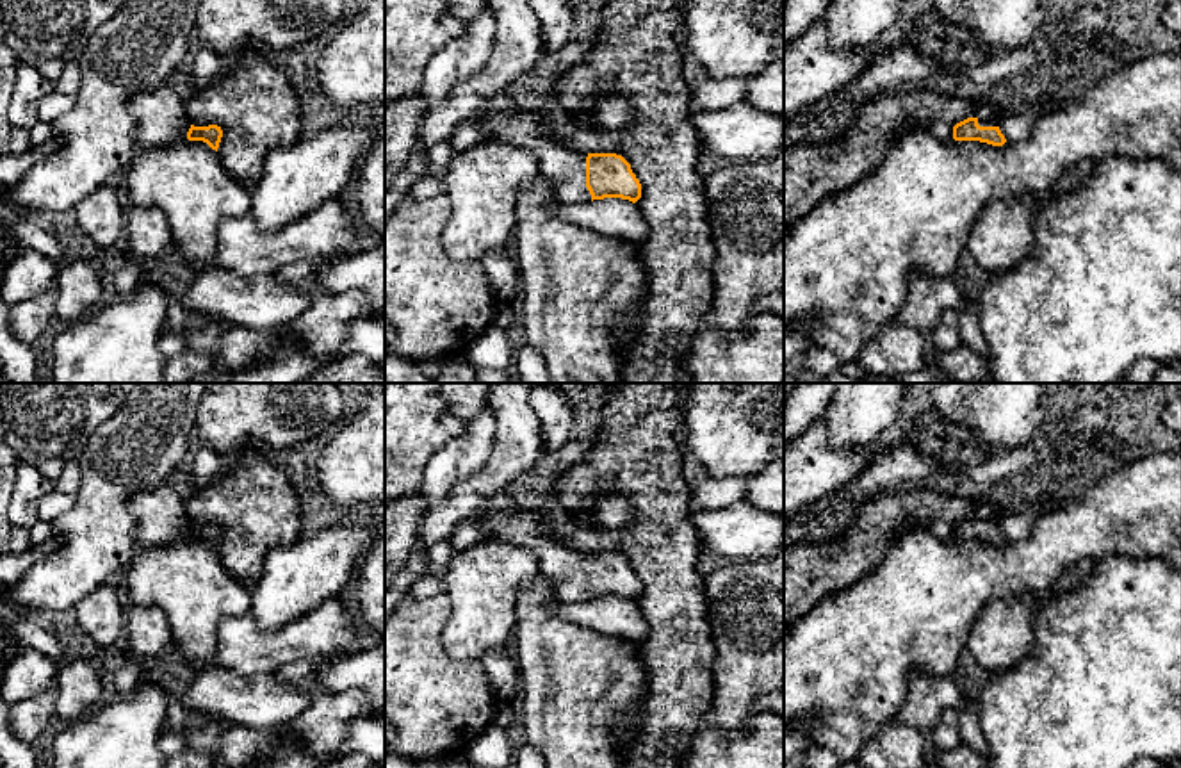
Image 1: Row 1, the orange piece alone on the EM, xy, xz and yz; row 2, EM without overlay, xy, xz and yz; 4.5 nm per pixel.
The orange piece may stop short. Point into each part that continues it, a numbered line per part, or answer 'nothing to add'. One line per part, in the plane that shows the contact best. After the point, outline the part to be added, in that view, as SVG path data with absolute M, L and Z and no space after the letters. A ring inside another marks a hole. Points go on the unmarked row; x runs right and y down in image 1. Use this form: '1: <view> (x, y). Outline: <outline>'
1: xz (567, 567). Outline: M509 504L483 515L486 540L515 543L529 549L540 570L556 584L559 601L581 604L591 601L586 586L588 552L566 547L563 540L545 533L540 511Z

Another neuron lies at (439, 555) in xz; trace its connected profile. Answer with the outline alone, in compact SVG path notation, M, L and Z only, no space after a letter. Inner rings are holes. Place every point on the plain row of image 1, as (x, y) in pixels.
M442 540L429 547L426 576L445 579L449 561L452 558L452 547L449 540Z

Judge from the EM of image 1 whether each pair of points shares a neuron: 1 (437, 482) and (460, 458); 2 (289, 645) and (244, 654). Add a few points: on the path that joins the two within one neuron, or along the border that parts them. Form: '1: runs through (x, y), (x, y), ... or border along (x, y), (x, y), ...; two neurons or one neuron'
1: runs through (442, 476), (455, 464); one neuron
2: runs through (278, 649), (255, 653); one neuron

